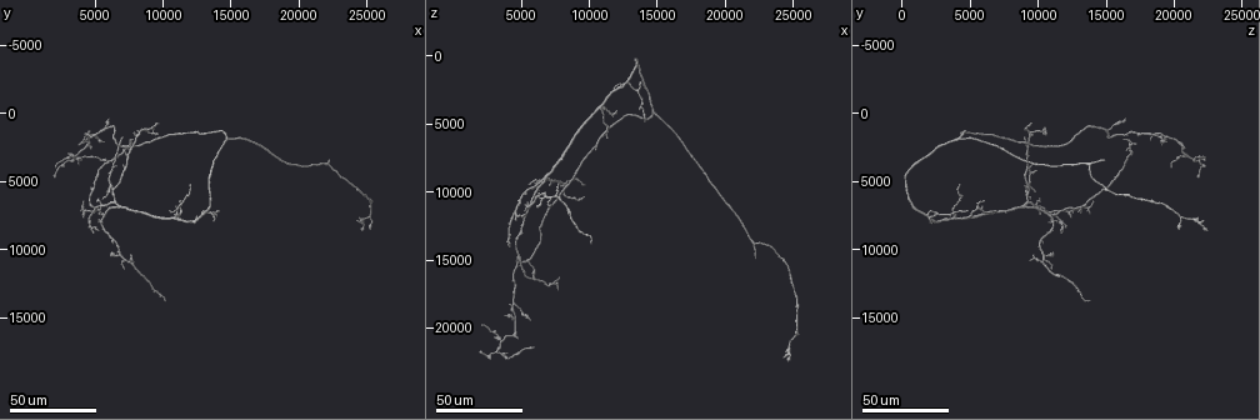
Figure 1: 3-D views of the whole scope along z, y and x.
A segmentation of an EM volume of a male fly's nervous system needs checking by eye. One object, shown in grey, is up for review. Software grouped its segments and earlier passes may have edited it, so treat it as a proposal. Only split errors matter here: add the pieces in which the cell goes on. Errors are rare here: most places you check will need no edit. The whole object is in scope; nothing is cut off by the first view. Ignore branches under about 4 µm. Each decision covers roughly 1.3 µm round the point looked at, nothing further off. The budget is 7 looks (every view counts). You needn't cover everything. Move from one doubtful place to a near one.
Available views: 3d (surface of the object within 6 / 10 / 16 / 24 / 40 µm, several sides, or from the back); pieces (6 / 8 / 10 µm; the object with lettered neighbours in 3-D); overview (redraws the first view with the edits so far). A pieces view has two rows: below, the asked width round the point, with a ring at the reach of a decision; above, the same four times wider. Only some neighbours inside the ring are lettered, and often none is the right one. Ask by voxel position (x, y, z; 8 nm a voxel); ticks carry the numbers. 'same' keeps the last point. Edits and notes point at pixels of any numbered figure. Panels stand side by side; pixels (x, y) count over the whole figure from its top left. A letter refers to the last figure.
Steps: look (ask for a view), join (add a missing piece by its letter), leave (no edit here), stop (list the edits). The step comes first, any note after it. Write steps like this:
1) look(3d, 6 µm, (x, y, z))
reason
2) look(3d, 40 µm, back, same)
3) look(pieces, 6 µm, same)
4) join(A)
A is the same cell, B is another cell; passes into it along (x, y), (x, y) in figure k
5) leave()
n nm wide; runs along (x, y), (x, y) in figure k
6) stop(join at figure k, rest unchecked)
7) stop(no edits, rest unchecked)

look(3d, 40 µm, (7000, 1800, 9000))
tapers out

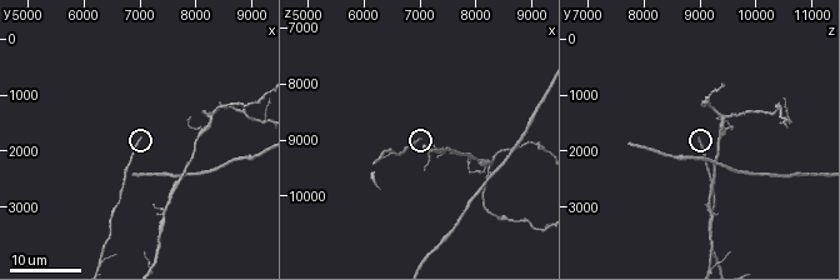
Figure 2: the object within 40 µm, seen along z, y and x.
look(3d, 6 µm, (7050, 1750, 8950))

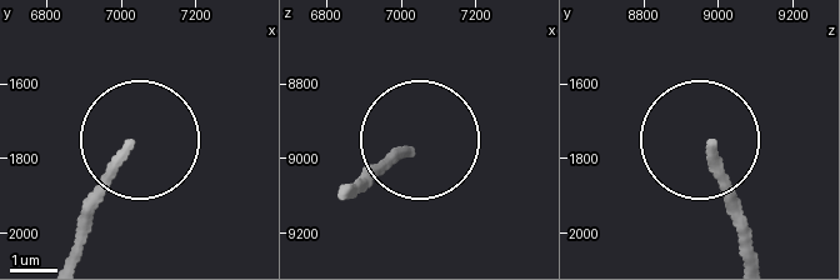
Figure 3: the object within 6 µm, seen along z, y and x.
look(pieces, 10 µm, (7010, 1780, 8980))

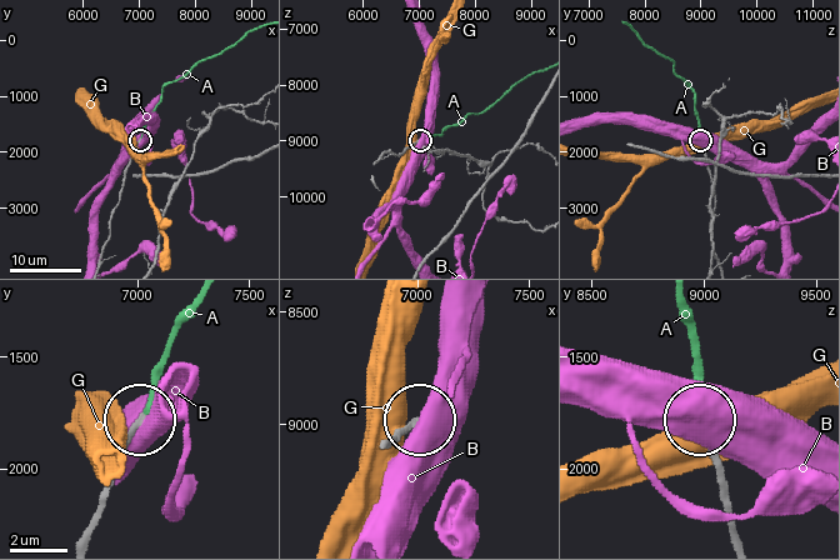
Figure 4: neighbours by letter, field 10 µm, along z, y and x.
join(A)
A is the same cell, B and G are other cells; passes into it along (706, 156), (693, 89), (675, 73), (673, 61), (661, 55) in figure 4; it goes on there

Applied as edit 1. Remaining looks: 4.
look(overview)

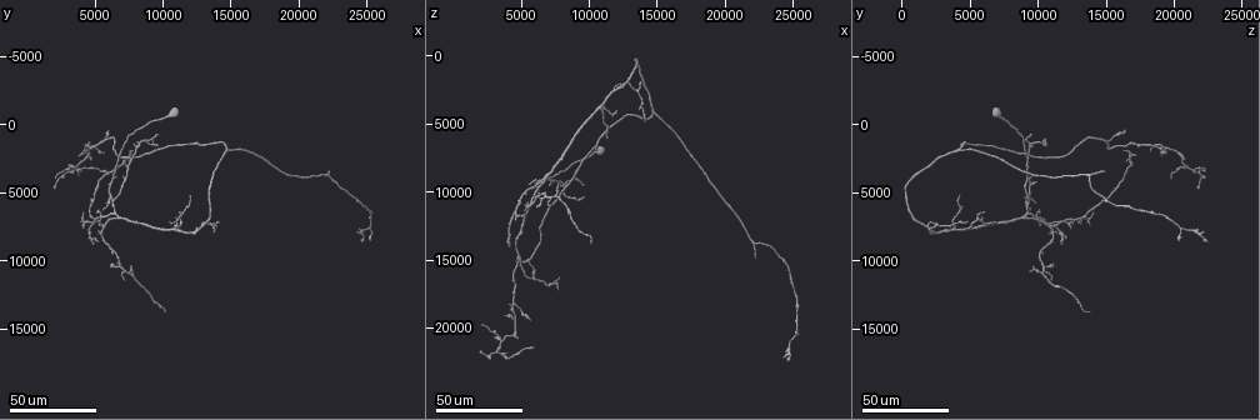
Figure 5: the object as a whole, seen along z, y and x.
look(3d, 40 µm, (13800, 7800, 2000))

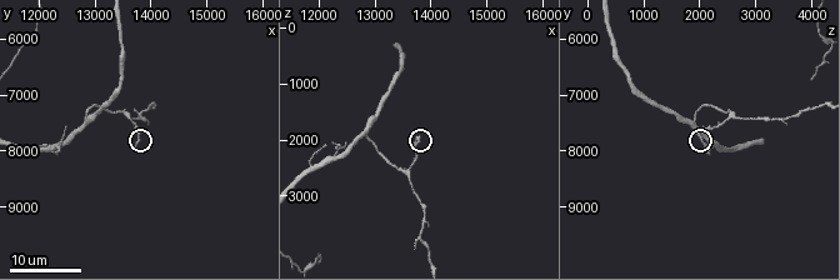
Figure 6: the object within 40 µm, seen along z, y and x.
look(pieces, 8 µm, (13750, 7900, 2100))
see the neighbours

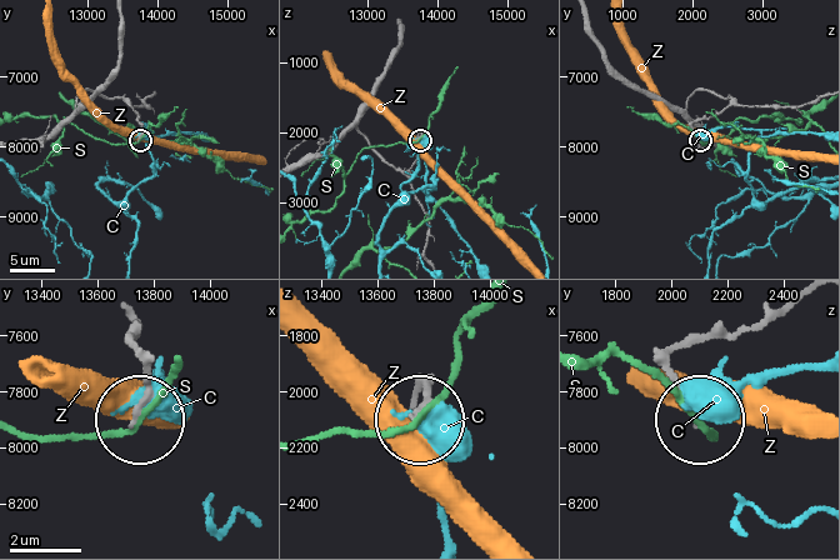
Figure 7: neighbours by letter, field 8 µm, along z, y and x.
leave()
C, S and Z are other cells; none of them fits

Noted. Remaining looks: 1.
stop(join at figure 4, rest unchecked)

